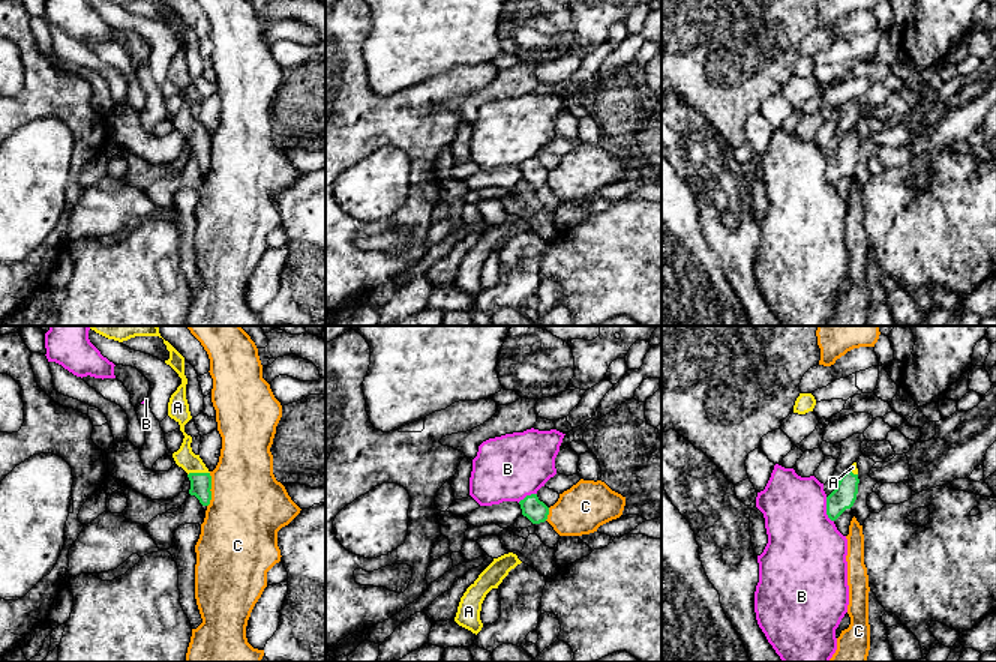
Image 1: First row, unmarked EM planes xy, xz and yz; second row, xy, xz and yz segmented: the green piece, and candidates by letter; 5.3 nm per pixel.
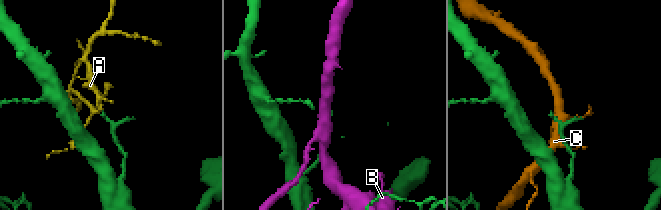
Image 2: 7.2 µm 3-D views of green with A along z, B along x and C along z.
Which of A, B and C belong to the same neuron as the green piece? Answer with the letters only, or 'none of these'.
A

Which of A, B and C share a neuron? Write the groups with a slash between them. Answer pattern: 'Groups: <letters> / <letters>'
Groups: A / B / C

